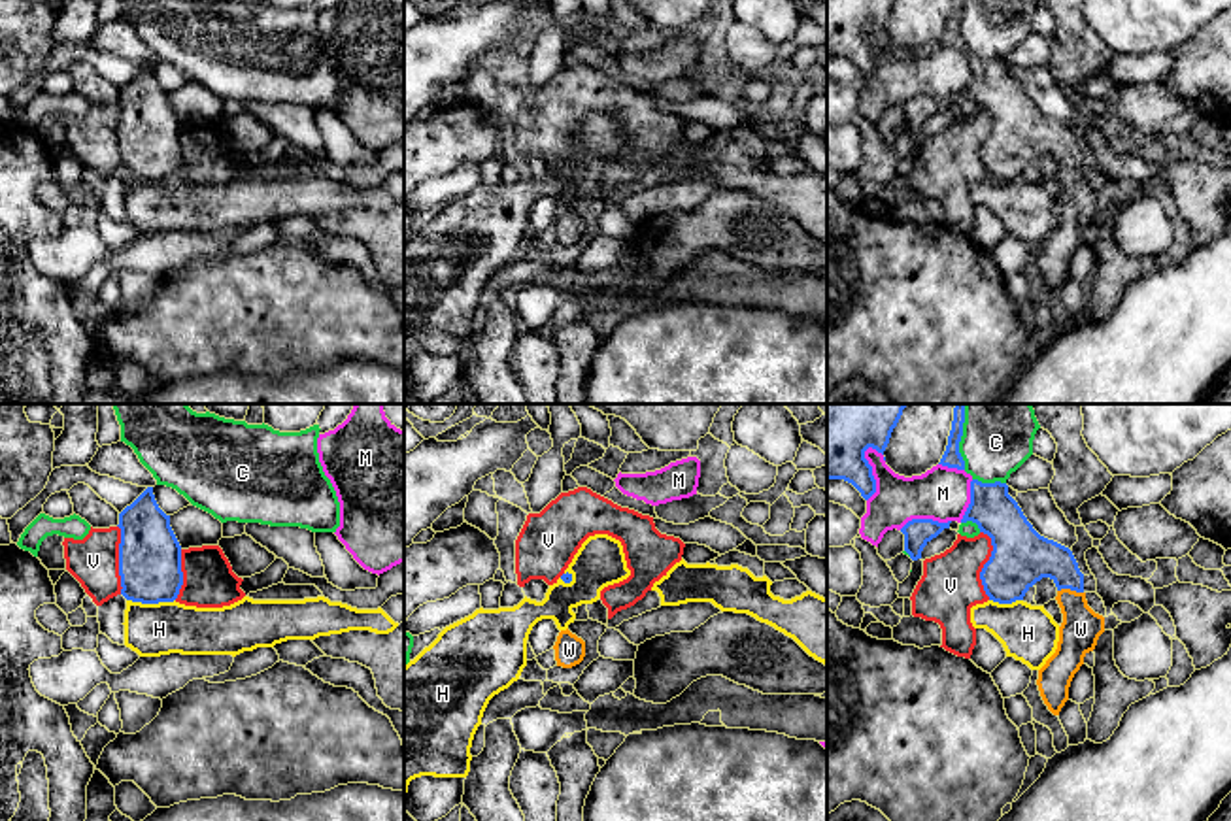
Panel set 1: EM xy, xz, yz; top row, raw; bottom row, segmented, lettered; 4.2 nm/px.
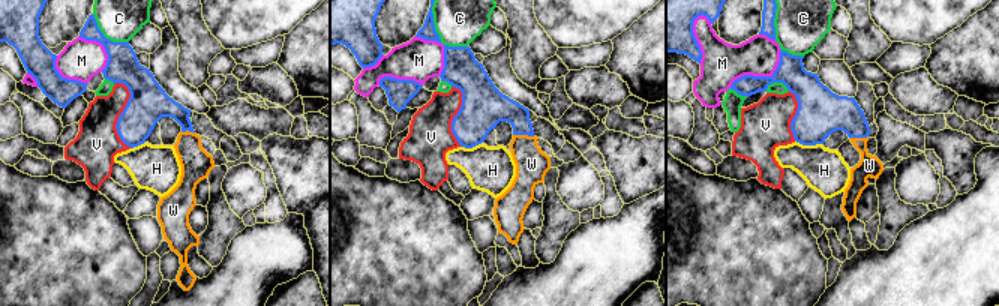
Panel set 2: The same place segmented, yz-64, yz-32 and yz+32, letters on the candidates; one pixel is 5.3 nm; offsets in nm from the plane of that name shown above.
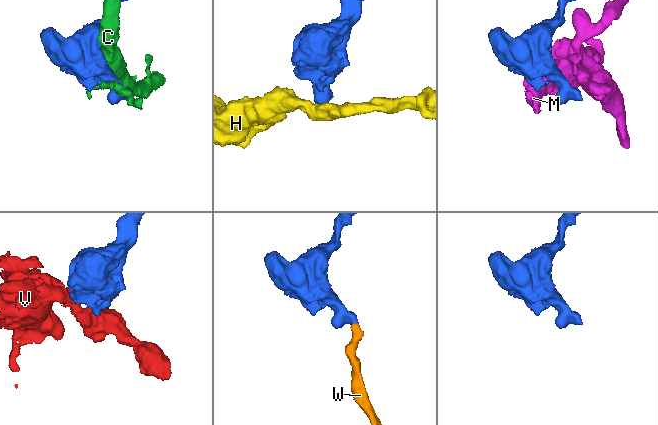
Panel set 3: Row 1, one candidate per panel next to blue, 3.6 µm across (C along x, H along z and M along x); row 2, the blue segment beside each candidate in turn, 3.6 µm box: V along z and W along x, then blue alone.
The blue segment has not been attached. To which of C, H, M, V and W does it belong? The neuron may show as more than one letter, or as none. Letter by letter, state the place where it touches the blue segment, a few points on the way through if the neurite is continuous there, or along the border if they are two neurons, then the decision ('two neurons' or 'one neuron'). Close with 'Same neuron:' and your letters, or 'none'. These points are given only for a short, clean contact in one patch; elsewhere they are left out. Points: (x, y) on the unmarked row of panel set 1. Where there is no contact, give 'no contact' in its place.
C: yz (958, 23) | two neurons
H: xy (151, 180) | along xy (127, 176), (142, 180), (174, 178) | two neurons
M: yz (871, 51) | two neurons
V: yz (984, 142) | along yz (980, 108), (992, 123), (980, 150), (982, 167), (990, 176) | two neurons
W: yz (1071, 167) | across yz (1022, 134), (1043, 134), (1071, 167), (1080, 206) | one neuron
Same neuron: W

